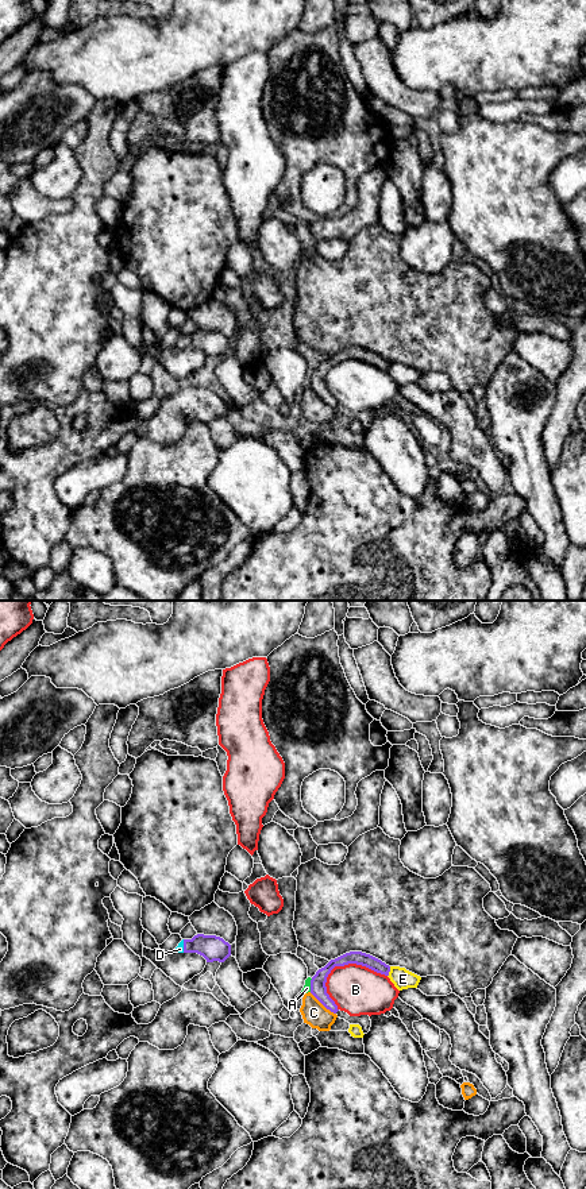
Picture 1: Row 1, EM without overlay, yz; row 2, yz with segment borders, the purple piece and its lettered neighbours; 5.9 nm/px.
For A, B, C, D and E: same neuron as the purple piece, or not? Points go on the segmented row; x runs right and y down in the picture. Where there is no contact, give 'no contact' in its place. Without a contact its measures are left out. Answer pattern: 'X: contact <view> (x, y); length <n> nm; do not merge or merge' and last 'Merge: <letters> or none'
A: contact yz (311, 985); length 80 nm; do not merge
B: contact yz (347, 964); length 380 nm; do not merge
C: contact yz (323, 1004); length 200 nm; do not merge
D: contact yz (184, 946); length 80 nm; merge
E: contact yz (389, 971); length 70 nm; do not merge
Merge: D

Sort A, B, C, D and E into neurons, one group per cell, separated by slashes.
A C / B / D / E

